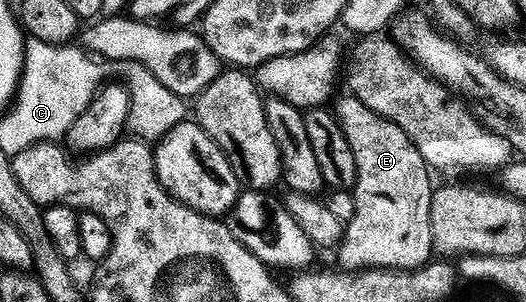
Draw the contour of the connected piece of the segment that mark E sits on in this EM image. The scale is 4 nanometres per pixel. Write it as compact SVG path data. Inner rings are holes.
M344 95L344 97L336 96L333 101L333 112L335 118L339 121L339 125L343 129L345 139L349 139L349 147L353 147L353 159L357 163L357 183L353 190L356 214L353 219L346 222L345 236L338 246L337 254L339 253L338 264L348 271L358 271L361 269L411 269L414 257L420 257L420 262L427 263L432 260L431 253L435 249L435 240L433 239L433 231L431 230L431 195L433 192L433 184L431 185L432 170L421 155L421 151L417 151L417 147L411 142L411 137L405 135L405 131L401 131L401 127L397 127L397 123L393 123L389 119L385 119L381 115L377 115L373 111L369 111L369 107L365 107L365 103L361 103L361 99Z

